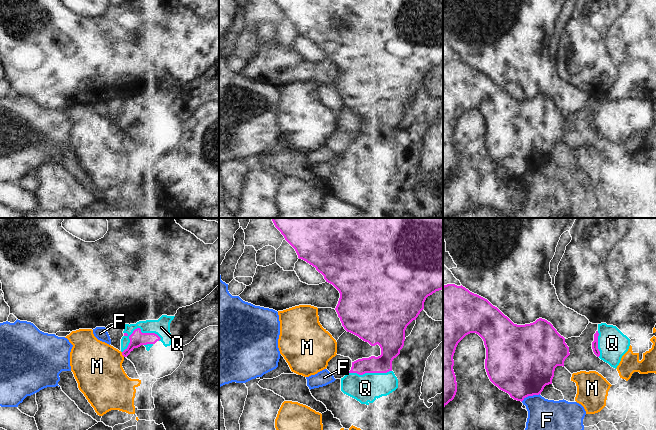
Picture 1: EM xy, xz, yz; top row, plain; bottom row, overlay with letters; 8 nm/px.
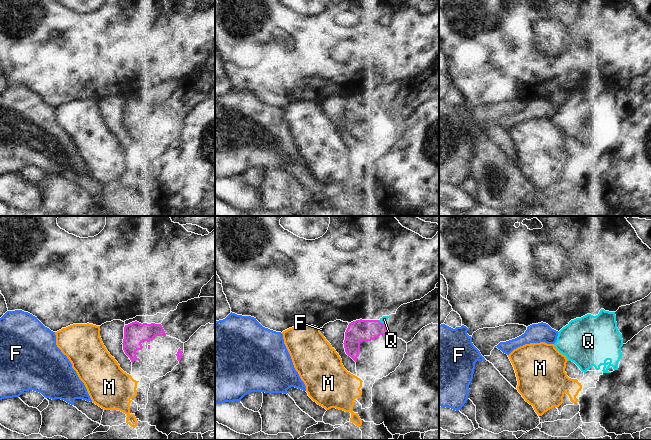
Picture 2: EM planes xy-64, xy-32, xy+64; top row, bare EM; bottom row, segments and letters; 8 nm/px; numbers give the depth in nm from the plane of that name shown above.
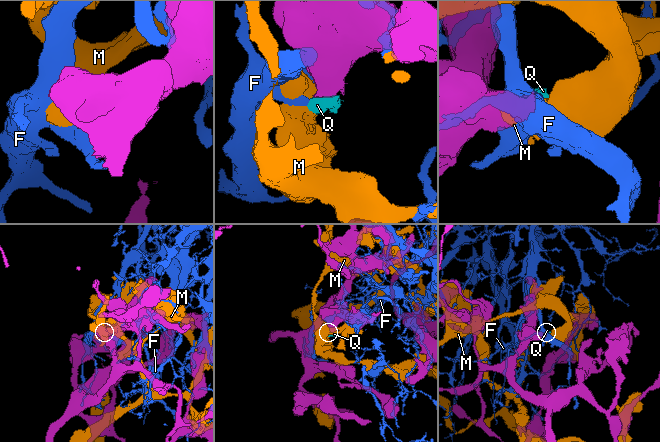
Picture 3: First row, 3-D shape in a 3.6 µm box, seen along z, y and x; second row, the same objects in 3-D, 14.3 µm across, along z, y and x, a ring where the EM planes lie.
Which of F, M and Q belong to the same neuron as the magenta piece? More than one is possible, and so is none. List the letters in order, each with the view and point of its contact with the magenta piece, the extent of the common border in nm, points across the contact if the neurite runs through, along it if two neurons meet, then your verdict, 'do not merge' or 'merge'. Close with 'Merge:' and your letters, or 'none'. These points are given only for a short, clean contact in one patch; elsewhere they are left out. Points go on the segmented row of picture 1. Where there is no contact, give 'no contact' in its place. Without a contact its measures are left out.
F: contact yz (530, 395); length 170 nm; do not merge
M: contact xy (122, 354); length 50 nm; do not merge
Q: contact xy (137, 328); length 340 nm; way xy (137, 338), (137, 328), (161, 327); merge
Merge: Q

